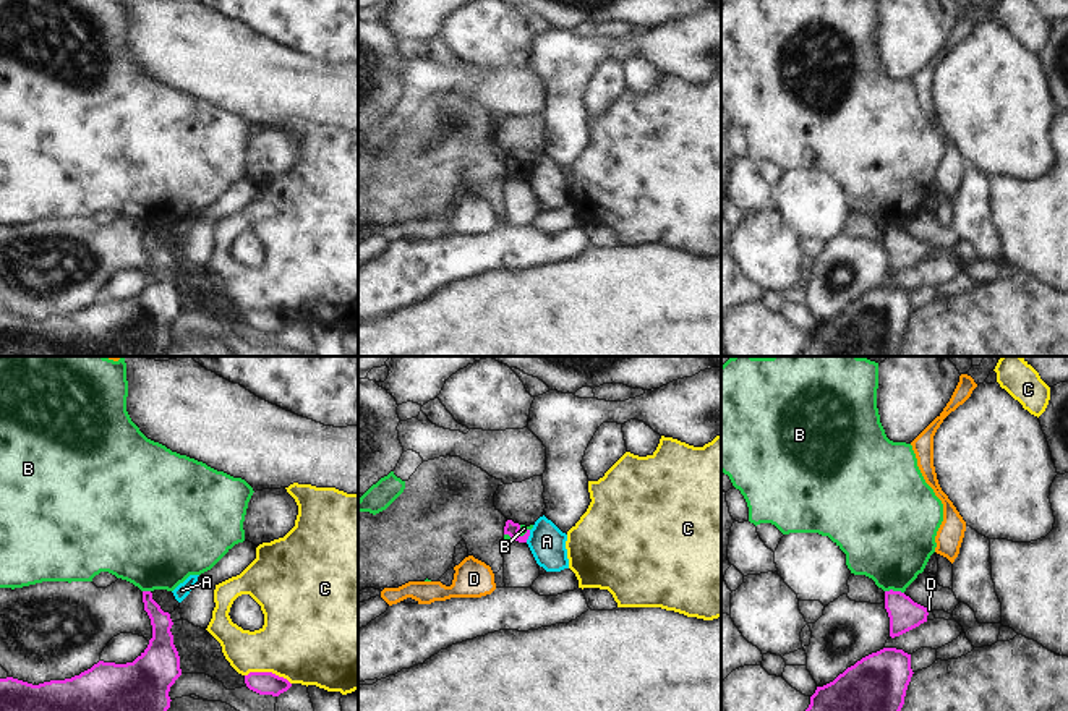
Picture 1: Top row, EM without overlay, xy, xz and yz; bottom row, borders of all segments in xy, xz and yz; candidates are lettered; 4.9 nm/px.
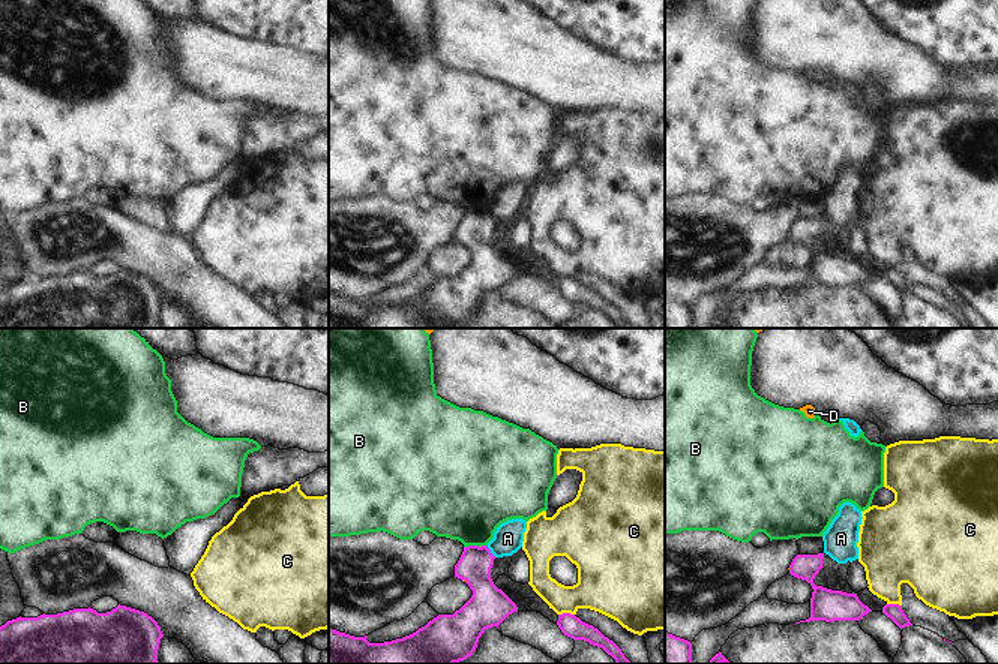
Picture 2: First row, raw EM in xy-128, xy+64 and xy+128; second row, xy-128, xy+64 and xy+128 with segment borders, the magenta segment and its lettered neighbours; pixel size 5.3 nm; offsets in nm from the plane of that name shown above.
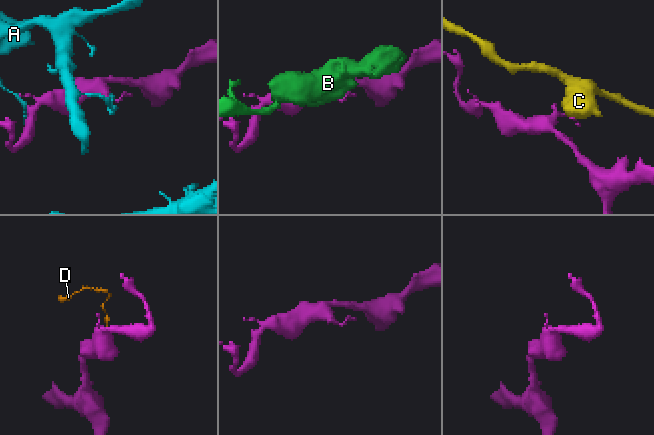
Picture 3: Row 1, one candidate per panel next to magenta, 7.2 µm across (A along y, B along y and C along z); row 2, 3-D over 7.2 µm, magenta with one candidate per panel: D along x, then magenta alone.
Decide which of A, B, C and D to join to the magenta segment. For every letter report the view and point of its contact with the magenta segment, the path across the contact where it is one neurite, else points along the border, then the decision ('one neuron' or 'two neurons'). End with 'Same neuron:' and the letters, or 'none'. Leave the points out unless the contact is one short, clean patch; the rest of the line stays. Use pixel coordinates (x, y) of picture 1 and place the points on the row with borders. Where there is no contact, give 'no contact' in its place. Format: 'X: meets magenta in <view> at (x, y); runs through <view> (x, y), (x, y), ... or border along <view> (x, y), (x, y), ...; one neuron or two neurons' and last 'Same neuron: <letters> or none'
A: meets magenta in xz at (529, 535); border along xz (530, 530), (525, 541); two neurons
B: meets magenta in yz at (895, 591); border along yz (885, 590), (900, 590), (903, 593); two neurons
C: meets magenta in xy at (268, 672); two neurons
D: meets magenta in yz at (926, 609); runs through yz (905, 614), (918, 614), (926, 609), (929, 609); one neuron
Same neuron: D

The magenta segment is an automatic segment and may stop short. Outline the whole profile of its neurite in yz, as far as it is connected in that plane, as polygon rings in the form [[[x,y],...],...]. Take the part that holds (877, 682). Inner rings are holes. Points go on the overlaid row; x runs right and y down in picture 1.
[[[883,648],[848,667],[833,682],[817,687],[805,711],[901,711],[912,674],[911,654]]]

